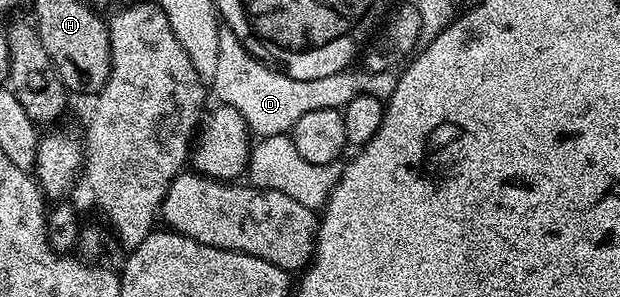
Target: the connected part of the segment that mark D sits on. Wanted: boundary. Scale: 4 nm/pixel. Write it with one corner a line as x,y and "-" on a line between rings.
222,28
219,35
219,64
211,79
211,89
217,92
220,104
237,109
246,119
250,134
263,138
288,134
295,123
299,123
299,119
310,111
344,110
345,105
351,103
351,99
359,99
359,95
388,99
395,91
396,72
371,73
358,69
350,67
335,75
323,75
323,79
295,79
253,57
230,29

